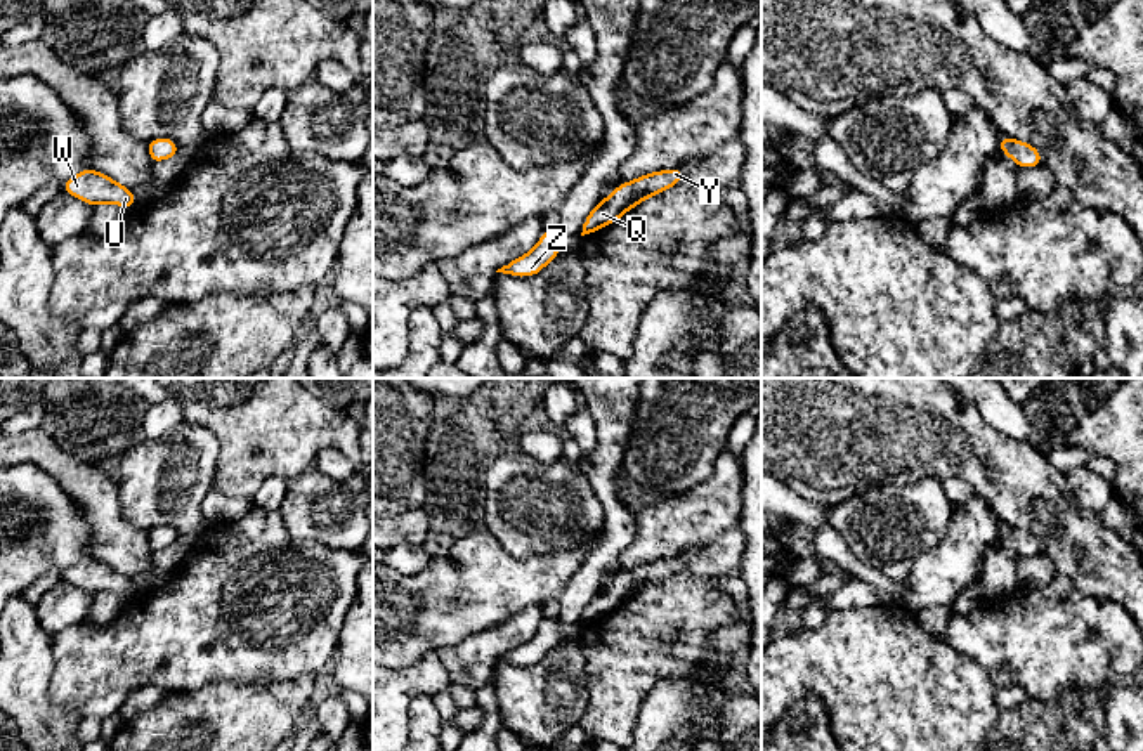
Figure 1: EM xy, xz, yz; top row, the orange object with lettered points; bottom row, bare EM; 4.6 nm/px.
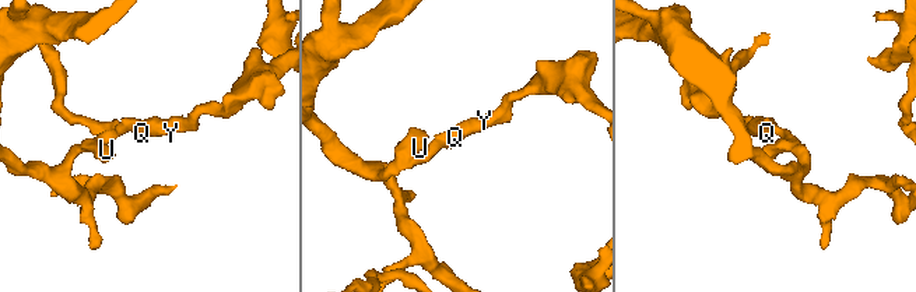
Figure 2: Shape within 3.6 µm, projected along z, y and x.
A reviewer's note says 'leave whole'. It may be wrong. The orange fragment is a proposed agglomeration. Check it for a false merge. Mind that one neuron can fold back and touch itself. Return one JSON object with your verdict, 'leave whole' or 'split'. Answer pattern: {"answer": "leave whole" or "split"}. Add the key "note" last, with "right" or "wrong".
{"answer": "leave whole", "note": "right"}

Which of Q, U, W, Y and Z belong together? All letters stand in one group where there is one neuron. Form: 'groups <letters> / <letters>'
groups Q U W Y Z

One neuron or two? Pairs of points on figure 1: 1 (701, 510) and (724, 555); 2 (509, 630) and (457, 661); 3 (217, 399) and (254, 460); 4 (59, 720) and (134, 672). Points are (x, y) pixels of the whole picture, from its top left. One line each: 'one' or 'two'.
1: two
2: one
3: one
4: two

